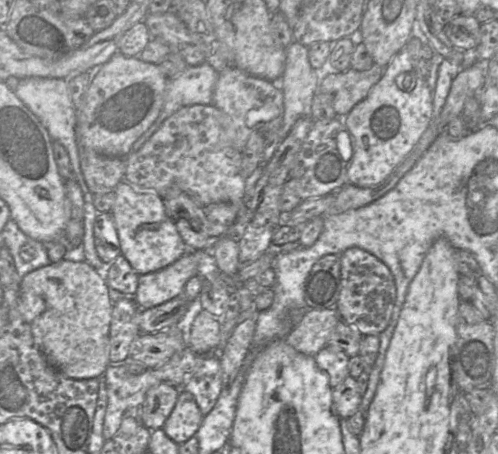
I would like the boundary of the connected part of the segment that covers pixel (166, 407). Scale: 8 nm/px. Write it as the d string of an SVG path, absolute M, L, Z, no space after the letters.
M162 383L151 388L142 407L143 425L151 431L162 428L176 404L178 395L179 389L169 384Z

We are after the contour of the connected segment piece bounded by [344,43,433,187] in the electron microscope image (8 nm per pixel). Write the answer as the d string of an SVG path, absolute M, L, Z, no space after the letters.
M406 45L385 67L381 79L368 95L344 117L353 156L347 182L358 187L381 183L407 157L433 117L433 92L426 78L418 76Z

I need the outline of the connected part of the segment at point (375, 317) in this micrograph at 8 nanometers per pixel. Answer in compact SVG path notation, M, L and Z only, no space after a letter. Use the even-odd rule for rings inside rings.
M358 248L346 249L341 255L340 294L336 309L341 320L353 327L362 336L379 335L388 326L396 299L396 287L390 269L371 253Z

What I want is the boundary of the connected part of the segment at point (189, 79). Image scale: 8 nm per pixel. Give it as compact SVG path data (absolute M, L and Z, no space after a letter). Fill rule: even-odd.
M205 62L198 66L188 66L180 75L169 79L160 115L134 142L131 152L137 152L160 128L164 120L180 108L196 104L212 105L218 75L219 73Z

